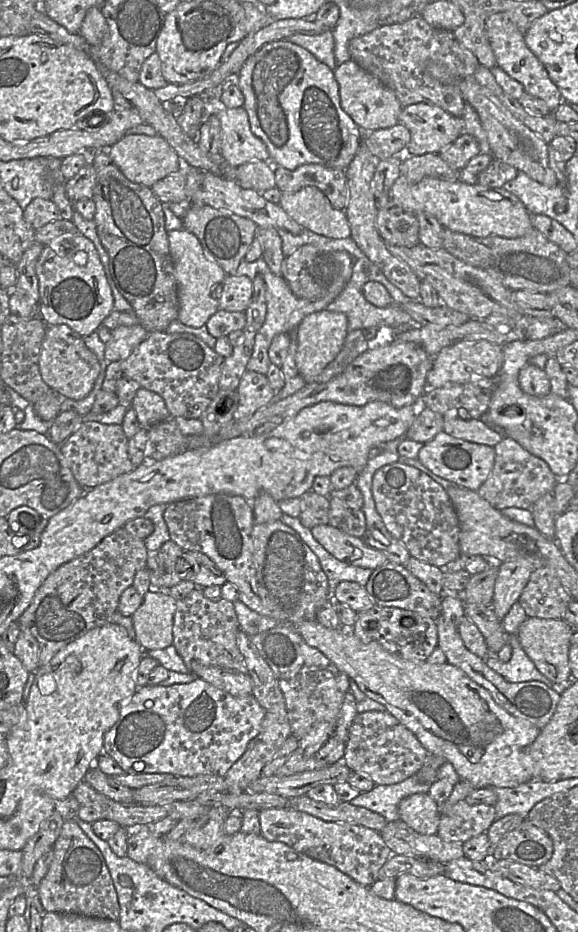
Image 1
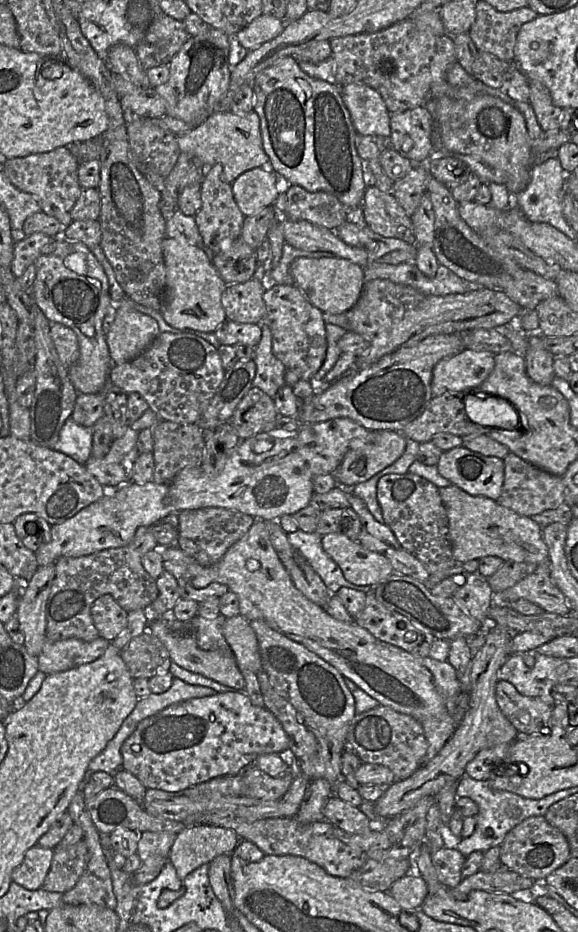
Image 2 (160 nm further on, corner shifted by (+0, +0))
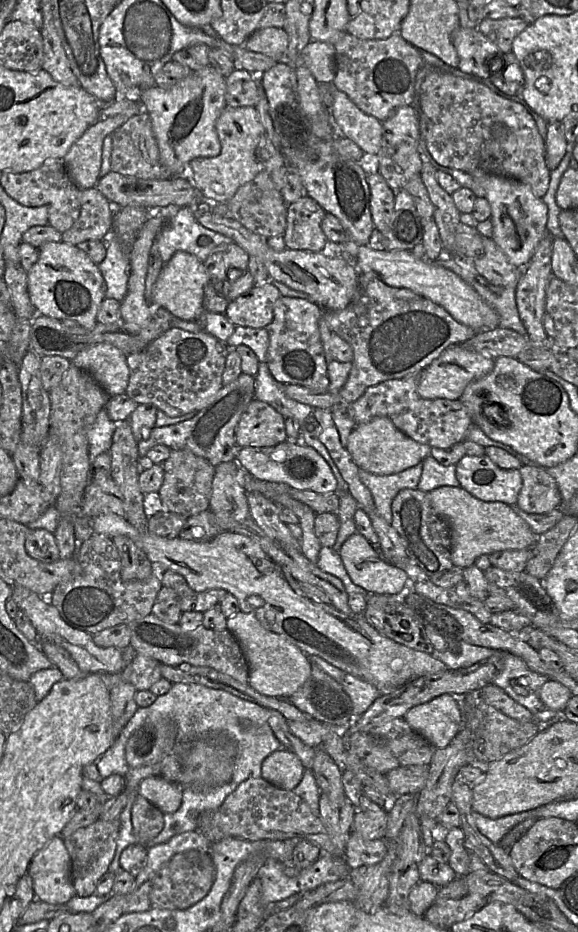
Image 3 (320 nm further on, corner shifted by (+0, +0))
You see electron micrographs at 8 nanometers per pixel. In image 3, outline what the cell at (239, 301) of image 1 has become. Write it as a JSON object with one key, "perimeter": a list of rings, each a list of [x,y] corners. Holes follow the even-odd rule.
{"perimeter":[[[272,283],[255,285],[248,293],[228,302],[224,314],[235,326],[266,328],[273,320],[274,304],[281,296],[278,288]]]}

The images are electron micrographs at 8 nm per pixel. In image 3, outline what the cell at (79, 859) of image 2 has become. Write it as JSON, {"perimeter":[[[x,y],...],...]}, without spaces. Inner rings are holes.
{"perimeter":[[[97,820],[82,827],[64,839],[64,844],[70,854],[72,864],[72,882],[79,896],[89,896],[95,893],[99,879],[109,870],[114,858],[117,839],[120,830],[120,820]]]}

